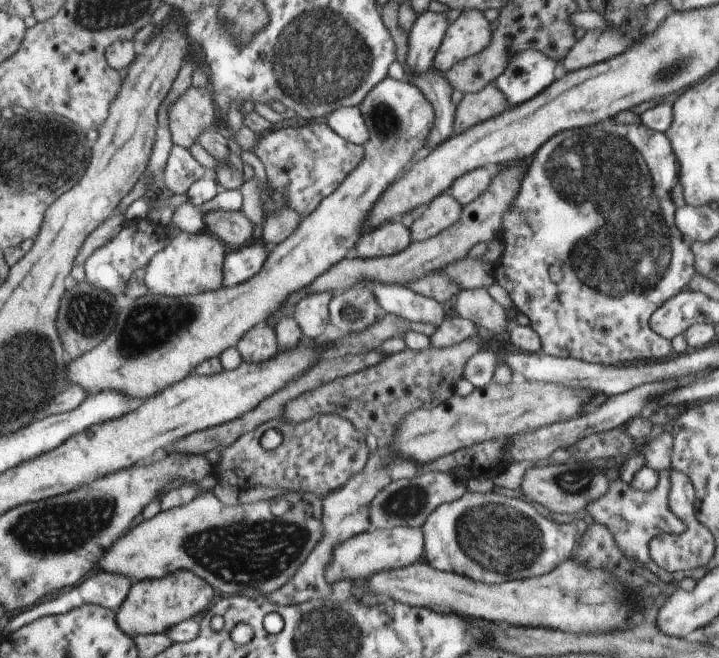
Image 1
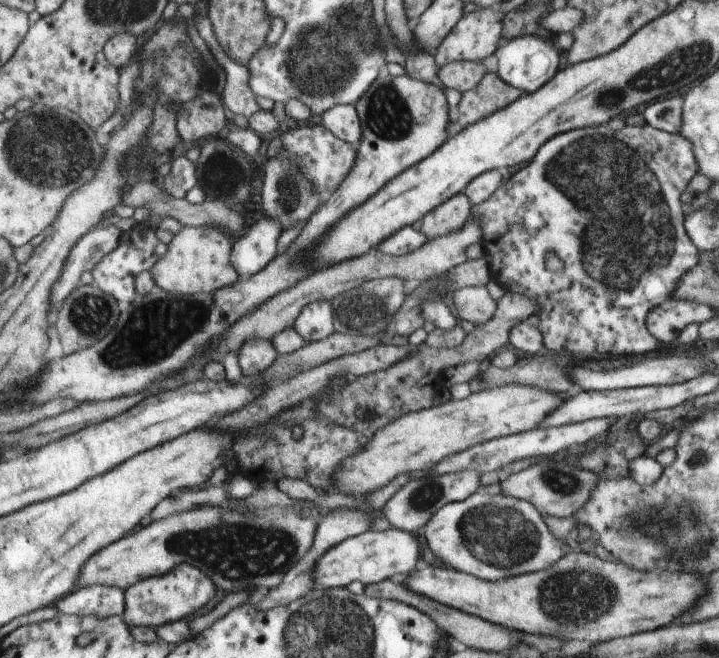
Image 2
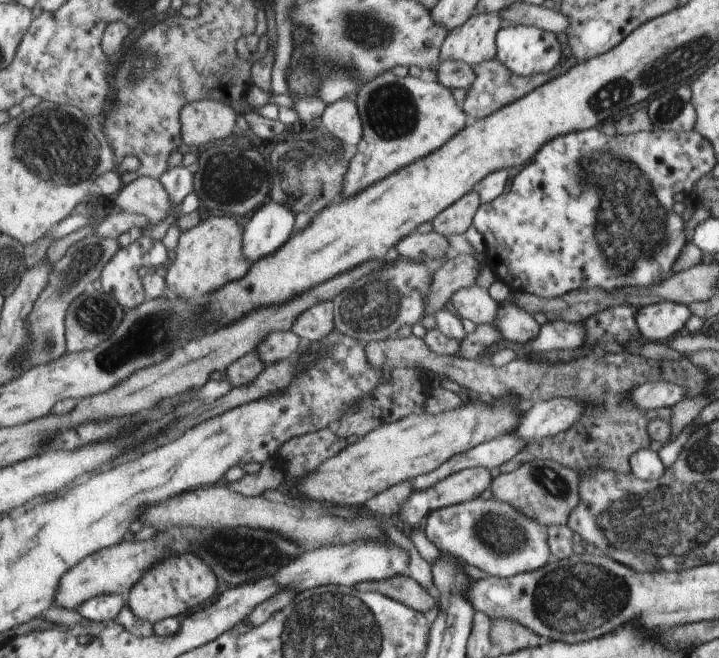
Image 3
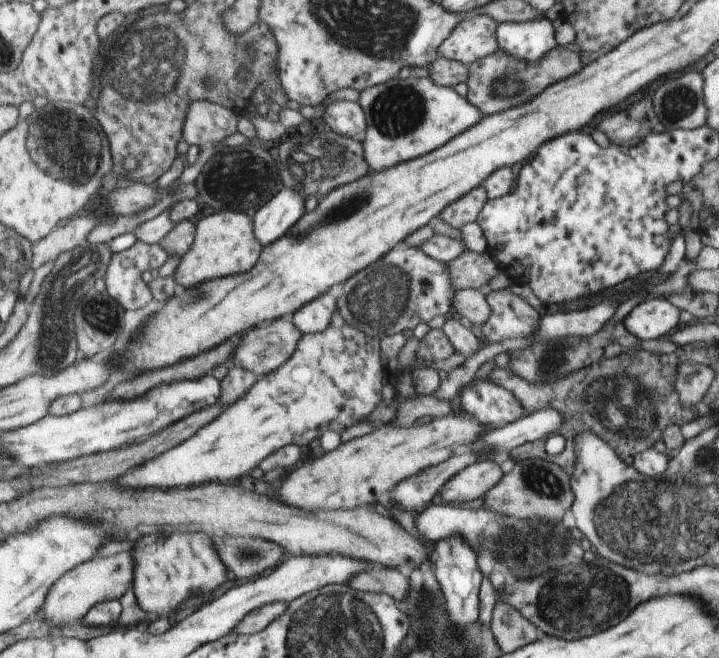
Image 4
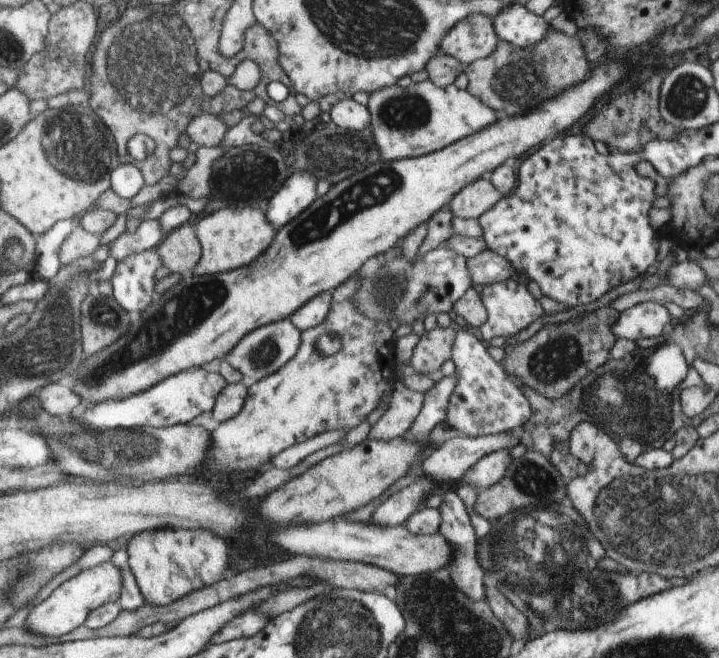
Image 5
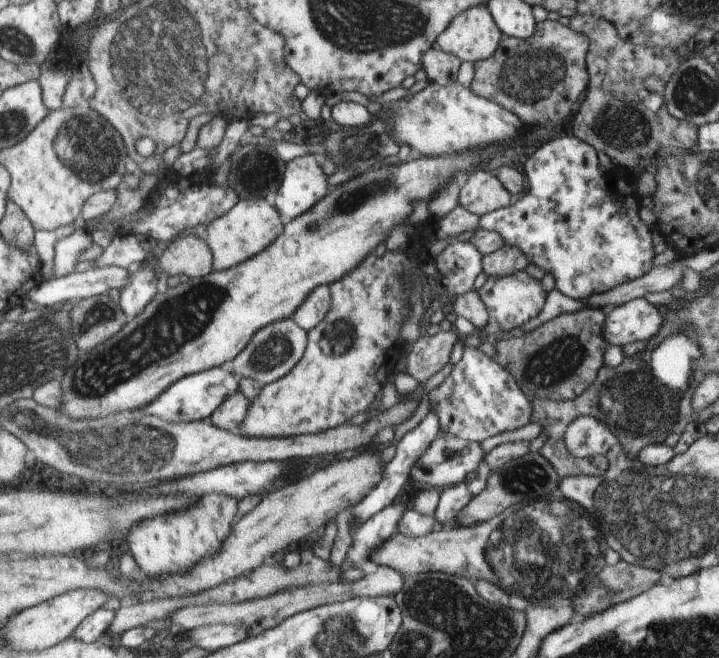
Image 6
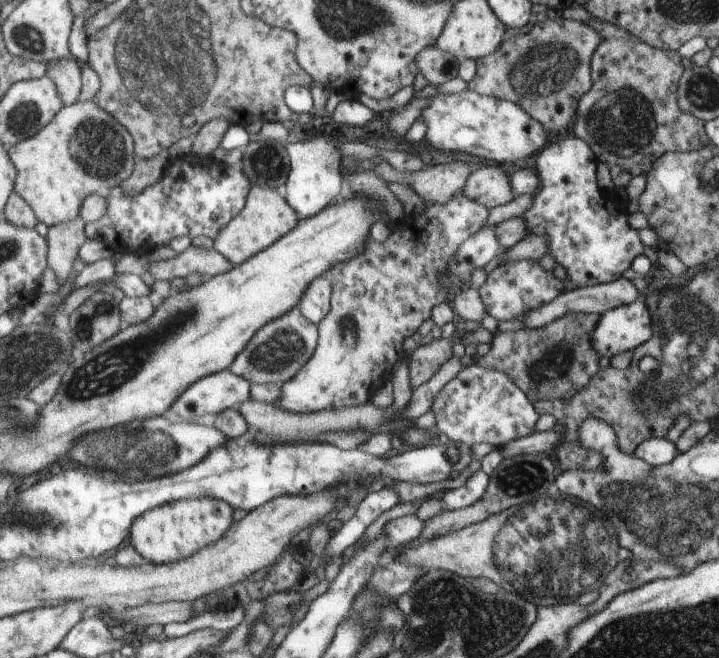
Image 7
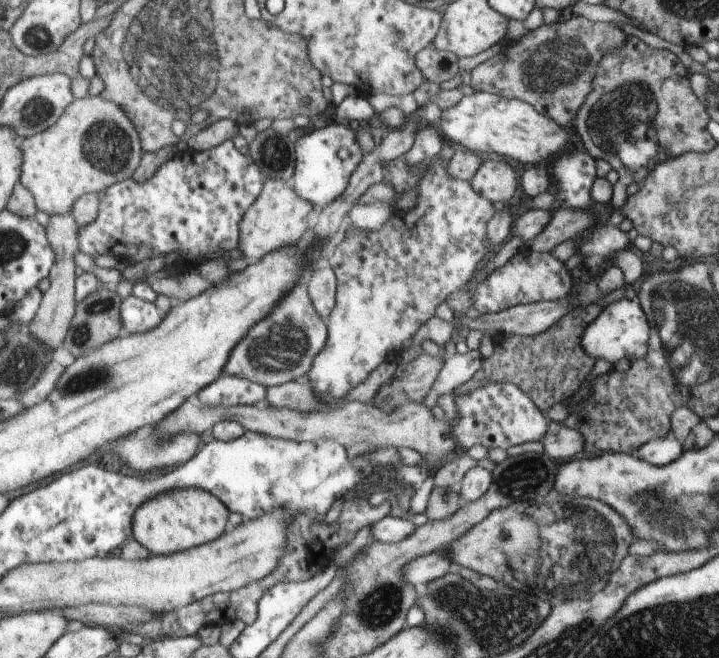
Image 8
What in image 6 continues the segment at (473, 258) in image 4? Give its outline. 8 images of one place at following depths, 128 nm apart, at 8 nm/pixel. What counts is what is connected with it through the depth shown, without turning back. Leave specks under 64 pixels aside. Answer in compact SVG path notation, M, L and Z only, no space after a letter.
M503 245L481 258L481 268L487 277L509 276L517 270L524 270L527 264L529 258L525 258L525 254L517 246Z

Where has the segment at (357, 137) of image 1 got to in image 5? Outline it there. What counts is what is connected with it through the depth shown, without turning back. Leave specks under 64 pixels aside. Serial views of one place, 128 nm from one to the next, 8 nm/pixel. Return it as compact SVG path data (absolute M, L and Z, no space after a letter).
M352 99L336 102L328 113L332 124L345 132L359 131L370 125L368 108Z

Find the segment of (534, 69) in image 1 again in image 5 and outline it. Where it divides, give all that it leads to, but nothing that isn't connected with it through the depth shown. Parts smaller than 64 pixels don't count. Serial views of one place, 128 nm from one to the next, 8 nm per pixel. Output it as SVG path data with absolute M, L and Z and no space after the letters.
M517 4L504 6L493 18L493 24L499 40L518 48L538 45L548 32L542 16L531 14L525 6Z

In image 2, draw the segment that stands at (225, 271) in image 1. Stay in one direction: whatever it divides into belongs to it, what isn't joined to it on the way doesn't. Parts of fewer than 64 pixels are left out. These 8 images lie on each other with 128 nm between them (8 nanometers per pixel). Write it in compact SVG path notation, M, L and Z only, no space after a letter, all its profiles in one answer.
M263 216L245 234L236 237L230 254L230 264L237 275L259 273L275 256L280 225Z

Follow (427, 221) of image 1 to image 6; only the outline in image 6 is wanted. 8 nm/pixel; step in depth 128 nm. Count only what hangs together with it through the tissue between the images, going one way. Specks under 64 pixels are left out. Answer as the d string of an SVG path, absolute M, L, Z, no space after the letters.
M478 170L470 174L459 189L457 204L481 217L485 213L509 206L511 196L507 191L496 174Z

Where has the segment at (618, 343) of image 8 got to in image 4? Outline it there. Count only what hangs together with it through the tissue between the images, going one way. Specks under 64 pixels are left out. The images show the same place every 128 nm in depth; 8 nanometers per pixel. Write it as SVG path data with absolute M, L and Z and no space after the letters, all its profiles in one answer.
M664 297L637 304L623 320L625 330L638 340L655 340L669 335L679 322L679 310Z

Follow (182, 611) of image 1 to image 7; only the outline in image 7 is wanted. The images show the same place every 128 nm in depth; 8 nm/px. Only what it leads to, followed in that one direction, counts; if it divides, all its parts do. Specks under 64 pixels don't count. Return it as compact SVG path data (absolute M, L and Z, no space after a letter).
M201 497L165 502L147 509L132 526L128 543L135 546L145 562L165 564L189 558L191 554L213 544L231 525L230 503L217 498Z

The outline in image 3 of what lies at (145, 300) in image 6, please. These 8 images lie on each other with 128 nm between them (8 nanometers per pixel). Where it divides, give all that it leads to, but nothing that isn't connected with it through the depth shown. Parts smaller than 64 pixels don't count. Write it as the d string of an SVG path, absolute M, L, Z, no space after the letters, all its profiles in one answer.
M142 232L136 241L126 248L121 248L111 262L105 266L100 277L102 289L112 298L115 298L124 310L139 307L142 304L141 300L143 300L143 290L139 284L139 268L143 266L143 268L152 271L155 264L161 264L165 260L165 256L167 254L165 254L165 248L160 240L150 238Z

